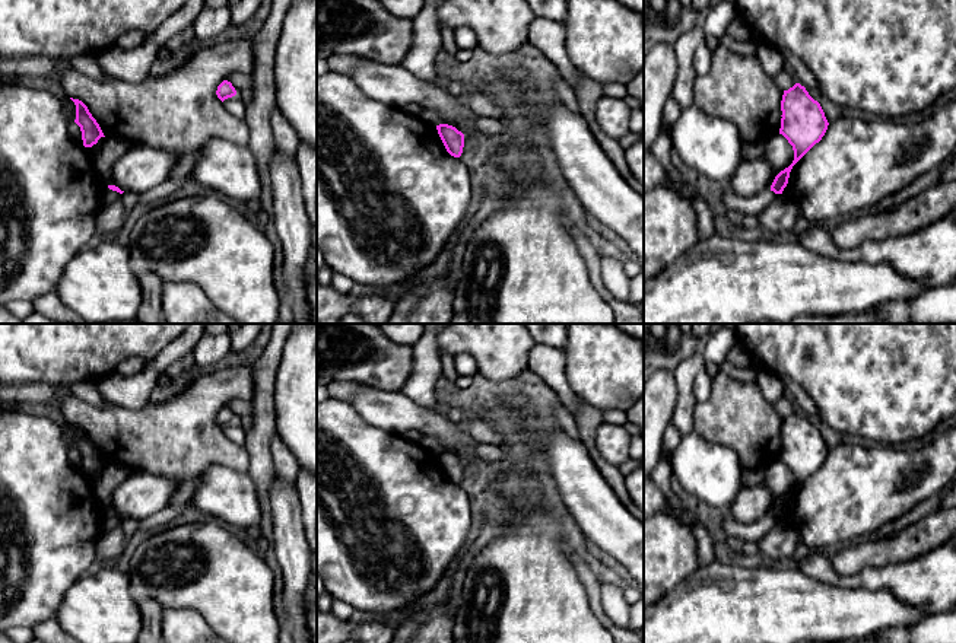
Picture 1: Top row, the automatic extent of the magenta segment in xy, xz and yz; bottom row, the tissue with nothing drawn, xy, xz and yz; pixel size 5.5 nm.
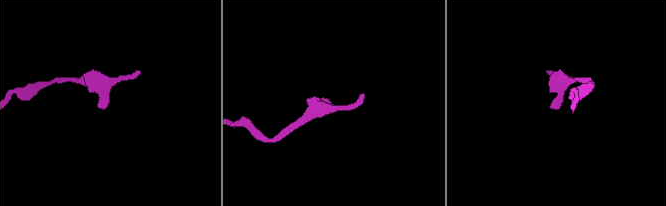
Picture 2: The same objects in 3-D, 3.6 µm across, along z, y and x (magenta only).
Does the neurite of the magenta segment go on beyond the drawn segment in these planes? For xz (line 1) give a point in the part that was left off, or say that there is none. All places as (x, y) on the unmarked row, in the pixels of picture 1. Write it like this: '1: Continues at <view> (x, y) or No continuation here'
1: No continuation here

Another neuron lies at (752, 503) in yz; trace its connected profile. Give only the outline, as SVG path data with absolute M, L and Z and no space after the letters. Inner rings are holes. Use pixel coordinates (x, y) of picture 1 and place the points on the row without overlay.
M762 483L752 487L743 487L737 493L727 515L737 522L752 523L771 516L774 506L775 500L771 490Z

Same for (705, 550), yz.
M698 523L692 526L692 535L696 539L698 566L706 566L717 560L714 541L708 529Z

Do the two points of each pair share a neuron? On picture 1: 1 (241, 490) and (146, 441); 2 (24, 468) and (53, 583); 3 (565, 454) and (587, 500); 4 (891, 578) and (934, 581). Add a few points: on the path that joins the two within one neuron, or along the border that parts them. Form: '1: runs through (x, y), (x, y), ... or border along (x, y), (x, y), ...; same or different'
1: border along (240, 471), (209, 465), (197, 476); different
2: runs through (24, 497), (29, 528), (37, 538), (37, 554); same
3: runs through (569, 465), (581, 489); same
4: runs through (901, 579), (924, 581); same

